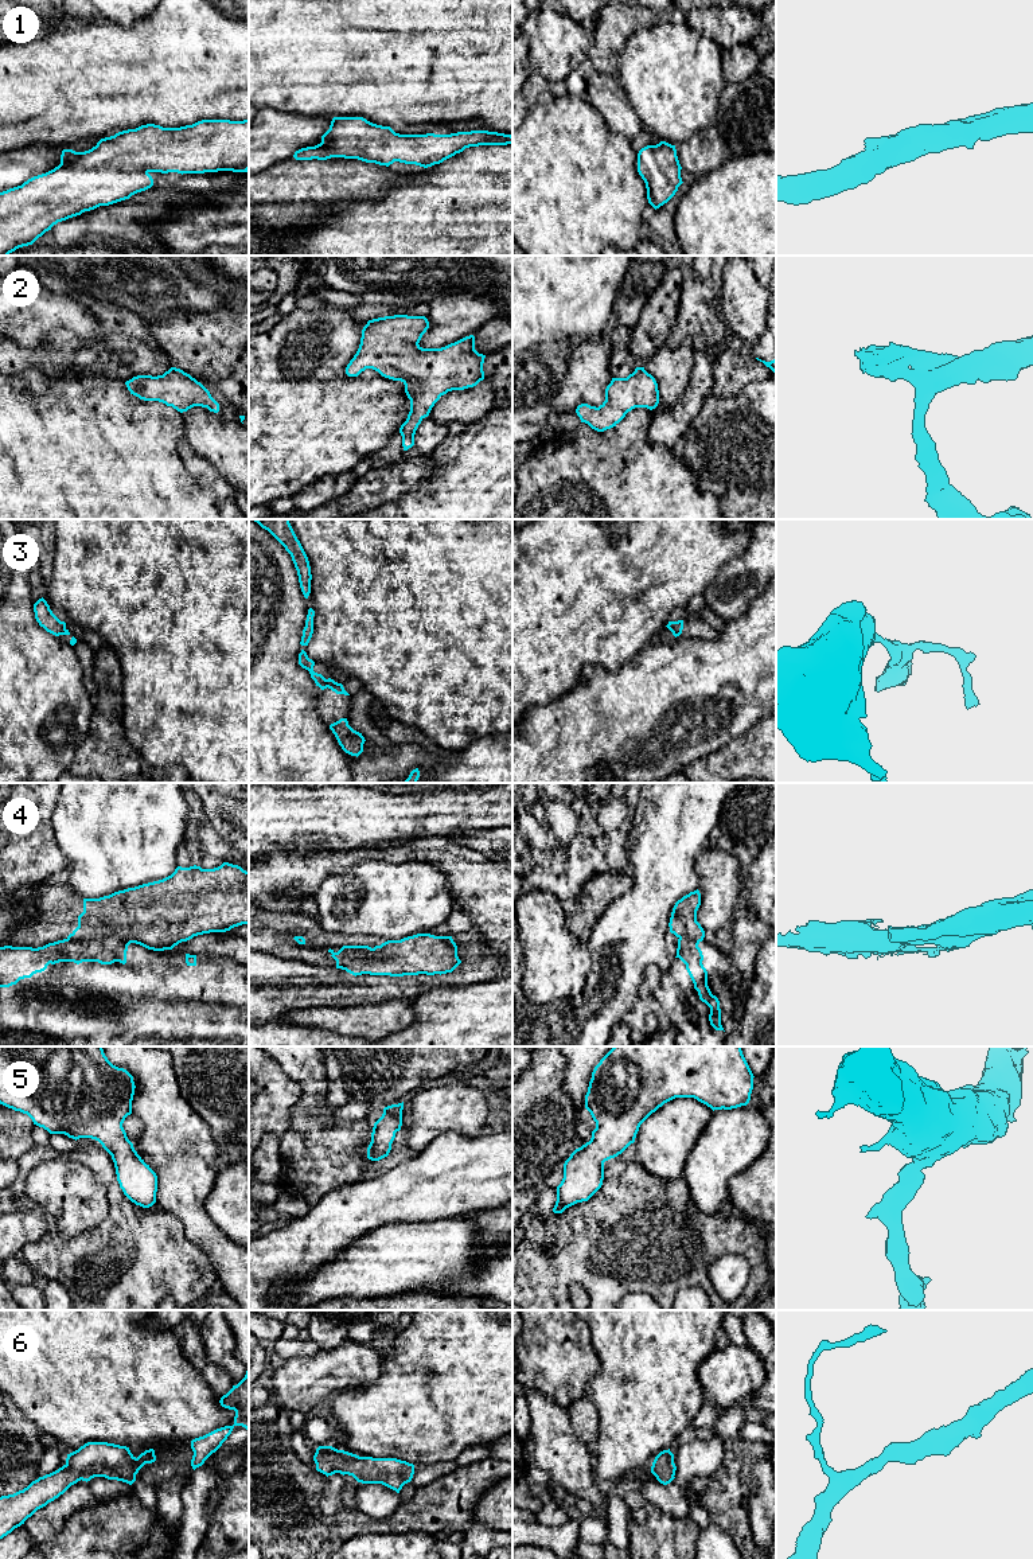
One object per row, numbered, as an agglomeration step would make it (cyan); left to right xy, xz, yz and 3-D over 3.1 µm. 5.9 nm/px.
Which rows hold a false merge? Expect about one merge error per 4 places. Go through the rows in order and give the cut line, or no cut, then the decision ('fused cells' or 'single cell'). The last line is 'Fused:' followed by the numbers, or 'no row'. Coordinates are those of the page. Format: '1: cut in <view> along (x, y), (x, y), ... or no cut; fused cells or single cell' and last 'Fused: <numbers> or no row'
1: no cut; single cell
2: no cut; single cell
3: no cut; single cell
4: cut in xy along (67, 938), (116, 936), (129, 943); fused cells
5: no cut; single cell
6: no cut; single cell
Fused: 4

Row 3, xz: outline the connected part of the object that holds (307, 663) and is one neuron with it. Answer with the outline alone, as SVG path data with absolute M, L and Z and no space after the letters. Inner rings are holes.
M301 650L301 652L299 654L299 664L303 669L309 671L311 678L315 681L316 686L319 686L321 690L328 687L332 691L335 691L336 694L350 695L344 690L342 683L338 683L334 679L331 679L331 678L326 679L321 674L315 673L313 671L315 662L308 658L308 655L307 655L307 652L304 650Z

